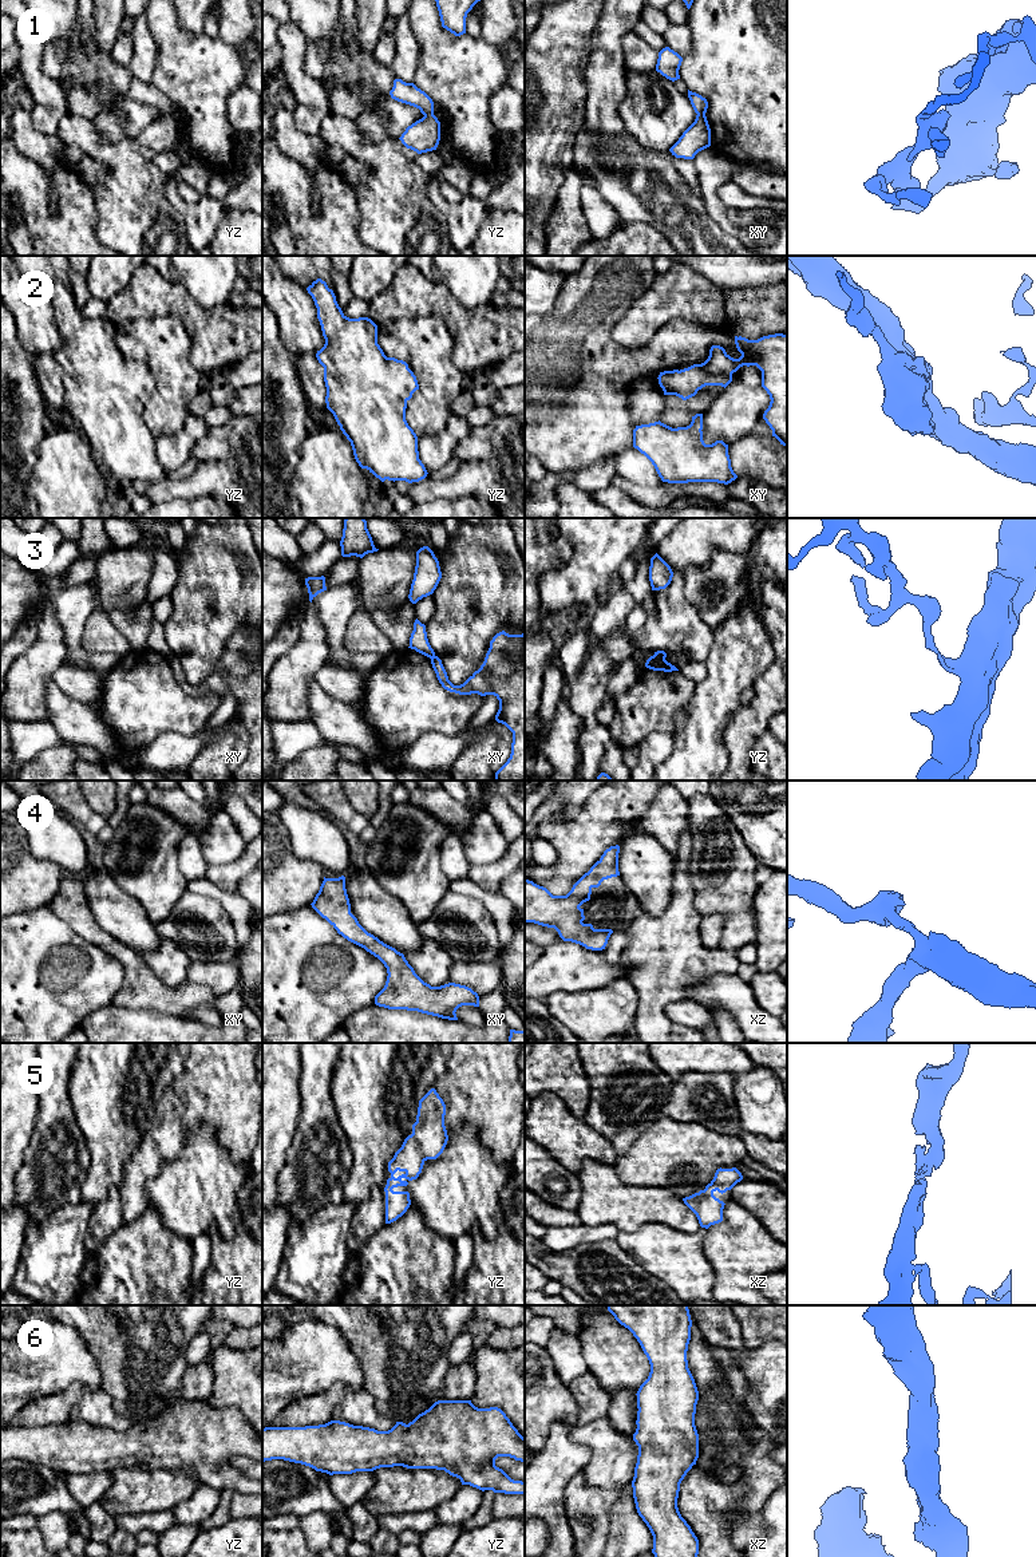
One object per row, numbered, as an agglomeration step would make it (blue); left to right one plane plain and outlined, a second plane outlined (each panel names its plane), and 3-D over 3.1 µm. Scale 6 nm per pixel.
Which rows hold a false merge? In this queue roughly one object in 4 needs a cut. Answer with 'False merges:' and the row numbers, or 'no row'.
False merges: 1, 3

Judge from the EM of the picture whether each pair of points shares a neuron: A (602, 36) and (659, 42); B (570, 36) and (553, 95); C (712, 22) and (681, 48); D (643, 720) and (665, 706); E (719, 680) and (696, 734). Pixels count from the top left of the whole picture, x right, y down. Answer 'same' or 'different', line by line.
A: different
B: same
C: different
D: same
E: same

